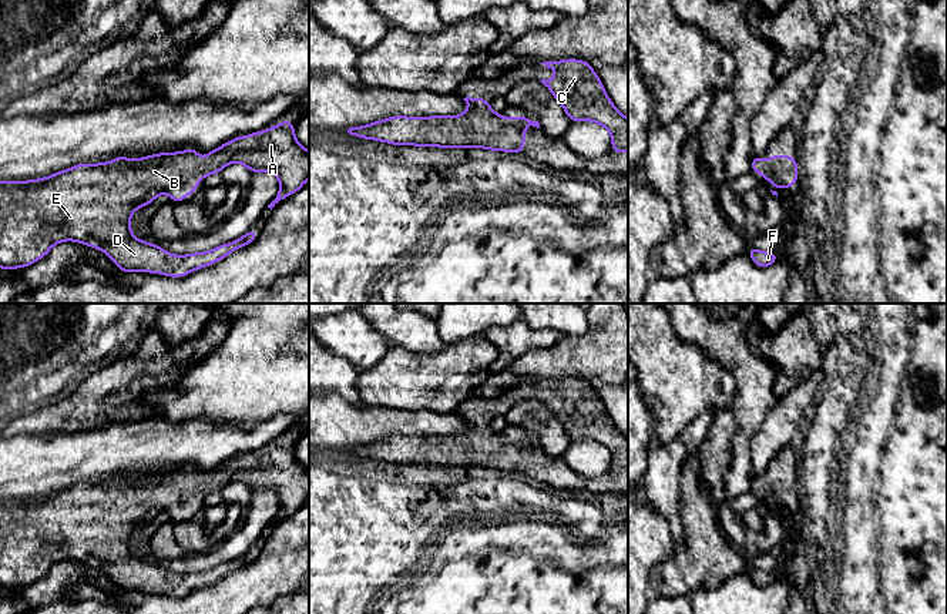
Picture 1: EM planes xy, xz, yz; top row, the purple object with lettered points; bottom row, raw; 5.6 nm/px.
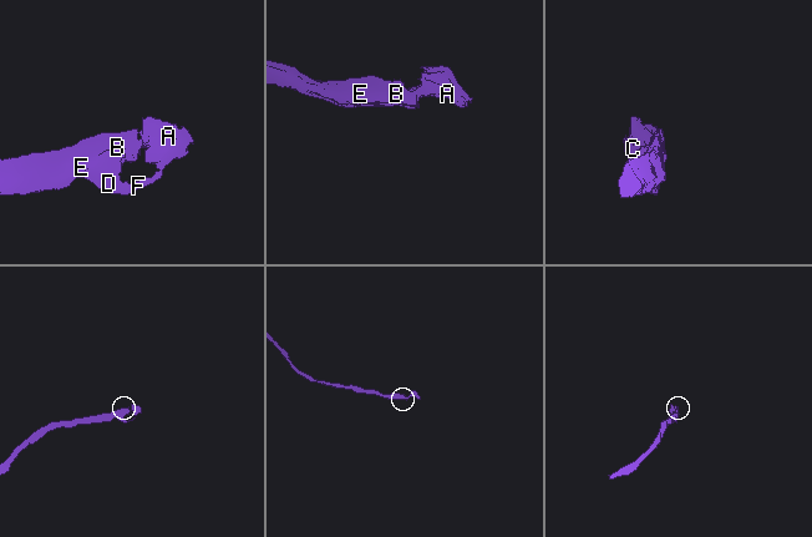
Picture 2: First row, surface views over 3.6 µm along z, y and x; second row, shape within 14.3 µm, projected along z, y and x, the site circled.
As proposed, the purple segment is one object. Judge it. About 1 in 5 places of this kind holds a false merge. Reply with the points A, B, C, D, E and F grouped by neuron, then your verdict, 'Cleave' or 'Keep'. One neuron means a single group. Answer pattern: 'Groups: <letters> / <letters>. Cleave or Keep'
Groups: A B C D E F. Keep

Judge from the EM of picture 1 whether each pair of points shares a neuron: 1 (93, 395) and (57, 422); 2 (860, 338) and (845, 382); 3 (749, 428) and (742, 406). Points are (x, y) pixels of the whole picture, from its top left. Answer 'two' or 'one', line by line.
1: one
2: one
3: one

